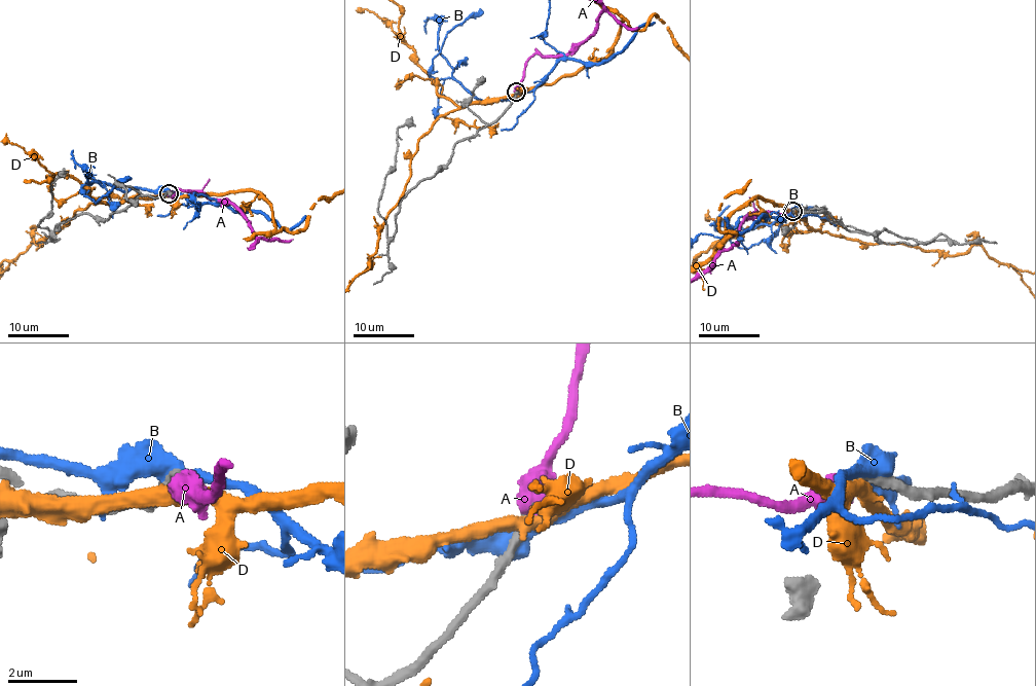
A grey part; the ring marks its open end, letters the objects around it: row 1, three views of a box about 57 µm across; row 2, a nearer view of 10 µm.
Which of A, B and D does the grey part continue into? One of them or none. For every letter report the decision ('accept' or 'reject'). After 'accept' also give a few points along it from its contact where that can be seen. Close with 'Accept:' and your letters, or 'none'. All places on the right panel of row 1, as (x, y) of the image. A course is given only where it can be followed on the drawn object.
A: accept
B: reject
D: reject
Accept: A

